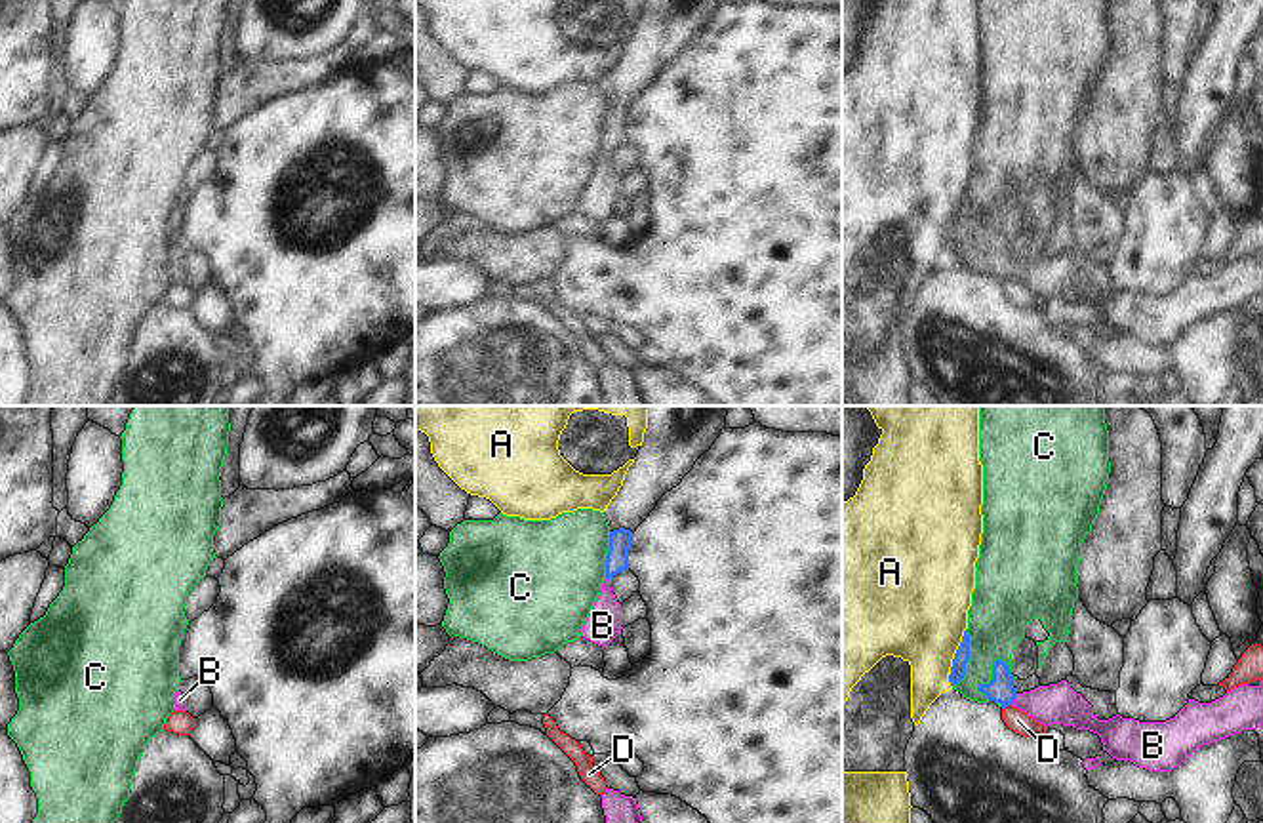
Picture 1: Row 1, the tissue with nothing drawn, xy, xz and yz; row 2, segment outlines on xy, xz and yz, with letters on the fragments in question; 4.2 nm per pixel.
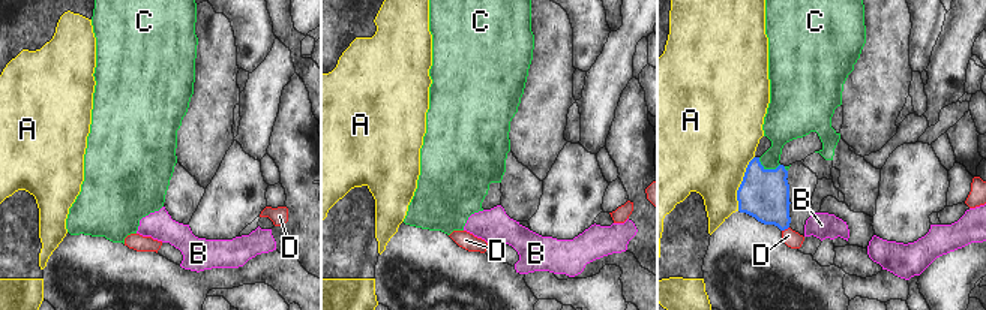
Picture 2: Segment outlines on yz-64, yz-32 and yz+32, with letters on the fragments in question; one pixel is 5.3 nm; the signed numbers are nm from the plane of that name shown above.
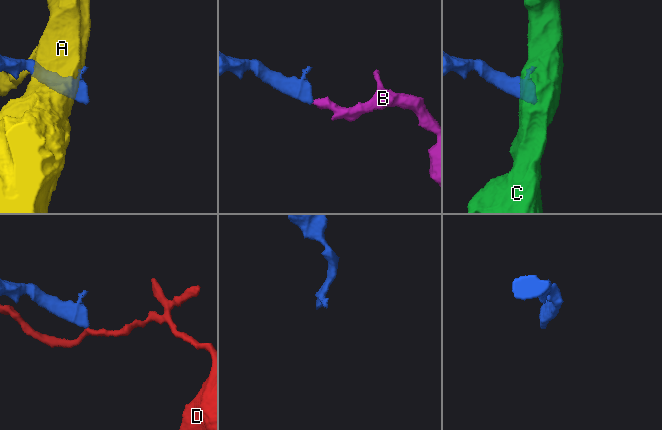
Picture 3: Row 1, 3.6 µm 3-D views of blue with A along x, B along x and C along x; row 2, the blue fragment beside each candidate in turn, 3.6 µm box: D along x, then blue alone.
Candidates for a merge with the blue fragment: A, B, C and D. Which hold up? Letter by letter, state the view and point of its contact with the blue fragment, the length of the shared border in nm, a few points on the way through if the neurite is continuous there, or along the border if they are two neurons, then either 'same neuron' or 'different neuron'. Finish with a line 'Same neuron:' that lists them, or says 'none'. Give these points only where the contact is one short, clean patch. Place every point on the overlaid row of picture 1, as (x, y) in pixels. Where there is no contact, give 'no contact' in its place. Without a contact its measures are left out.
A: yz (955, 658) | 260 nm | different neuron
B: yz (1014, 698) | 50 nm | across yz (1001, 688), (1014, 698), (1035, 703), (1058, 703) | same neuron
C: yz (991, 681) | 190 nm | along yz (999, 658), (993, 663), (991, 679), (978, 688), (987, 700) | different neuron
D: yz (1006, 705) | 50 nm | along yz (1010, 703), (1002, 709) | different neuron
Same neuron: B

